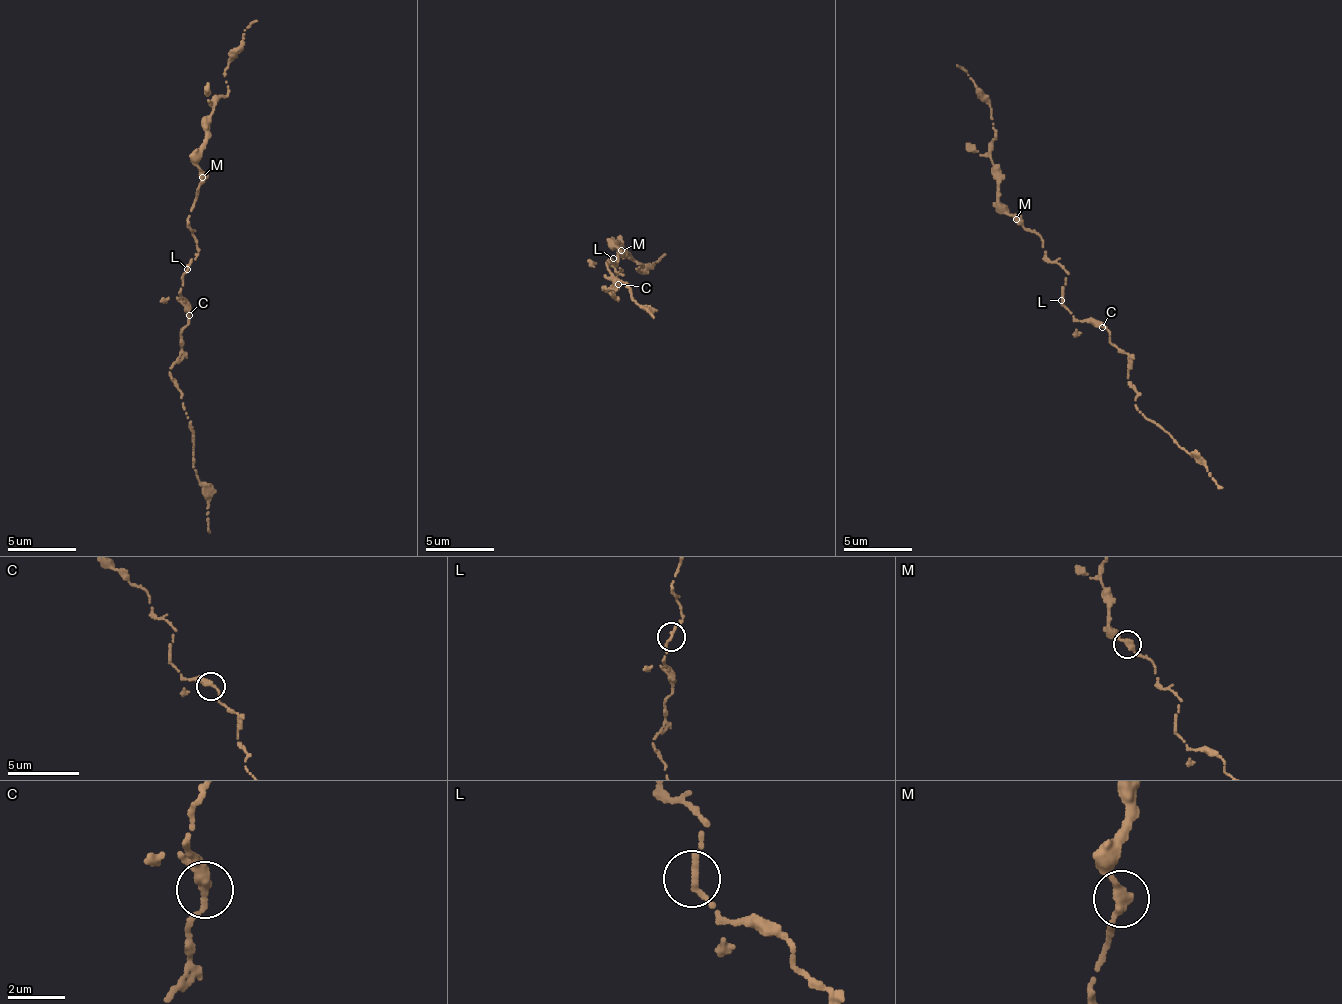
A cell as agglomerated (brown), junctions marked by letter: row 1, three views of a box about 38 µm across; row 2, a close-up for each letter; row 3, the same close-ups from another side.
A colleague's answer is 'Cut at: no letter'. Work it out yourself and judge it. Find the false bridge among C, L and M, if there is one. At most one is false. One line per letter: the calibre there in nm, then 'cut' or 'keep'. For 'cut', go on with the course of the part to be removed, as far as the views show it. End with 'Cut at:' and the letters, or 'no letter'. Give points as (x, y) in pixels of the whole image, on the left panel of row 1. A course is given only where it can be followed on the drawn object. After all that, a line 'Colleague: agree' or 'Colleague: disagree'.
C: 320 nm | keep
L: 220 nm | keep
M: 320 nm | keep
Cut at: no letter
Colleague: agree

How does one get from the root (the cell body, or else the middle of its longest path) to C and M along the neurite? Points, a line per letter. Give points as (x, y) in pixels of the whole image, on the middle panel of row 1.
C: (613, 262), (607, 267), (610, 269), (610, 280), (618, 284)
M: (613, 262), (621, 276), (610, 267), (616, 266), (616, 257), (622, 252)

